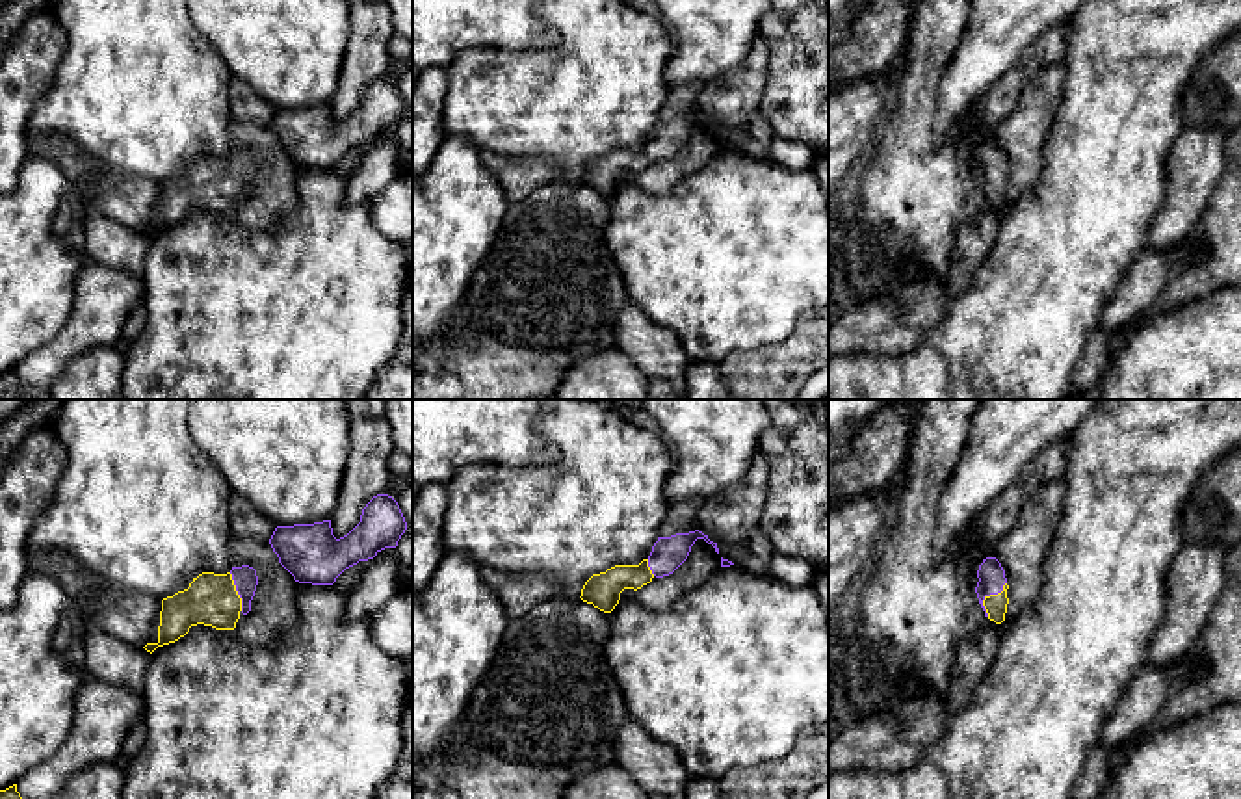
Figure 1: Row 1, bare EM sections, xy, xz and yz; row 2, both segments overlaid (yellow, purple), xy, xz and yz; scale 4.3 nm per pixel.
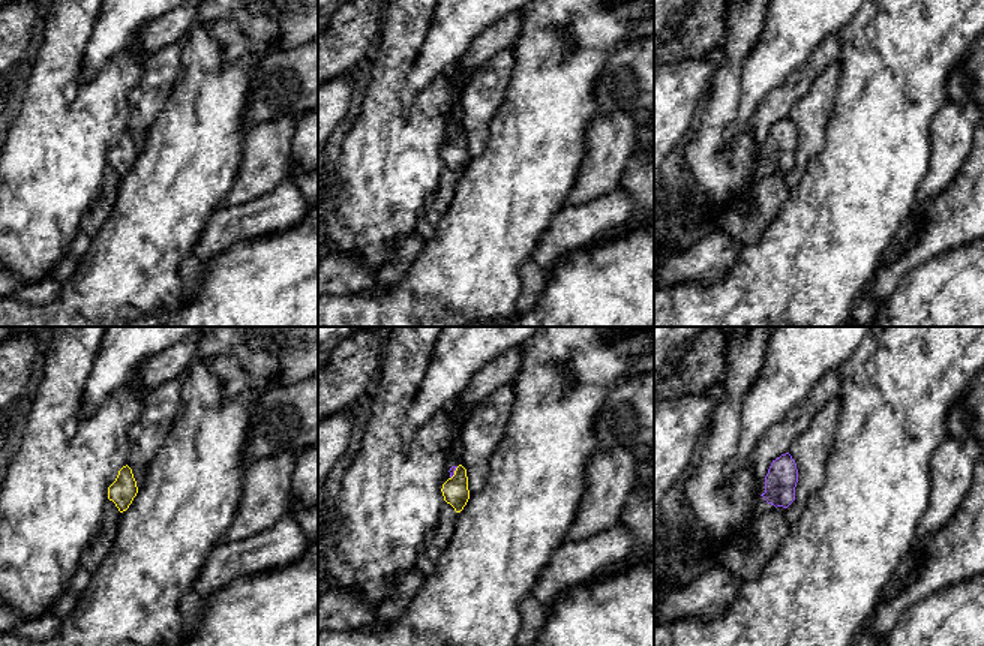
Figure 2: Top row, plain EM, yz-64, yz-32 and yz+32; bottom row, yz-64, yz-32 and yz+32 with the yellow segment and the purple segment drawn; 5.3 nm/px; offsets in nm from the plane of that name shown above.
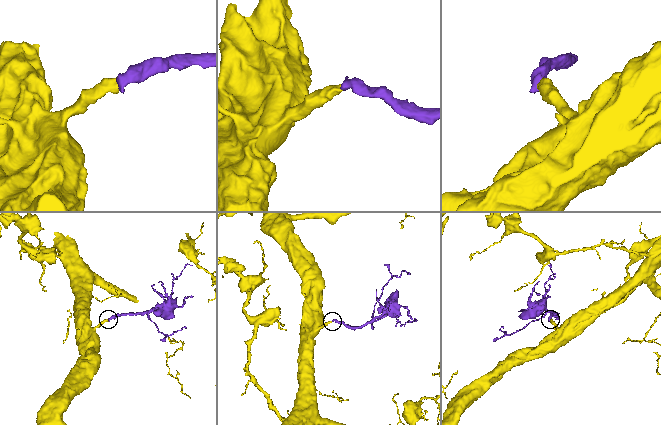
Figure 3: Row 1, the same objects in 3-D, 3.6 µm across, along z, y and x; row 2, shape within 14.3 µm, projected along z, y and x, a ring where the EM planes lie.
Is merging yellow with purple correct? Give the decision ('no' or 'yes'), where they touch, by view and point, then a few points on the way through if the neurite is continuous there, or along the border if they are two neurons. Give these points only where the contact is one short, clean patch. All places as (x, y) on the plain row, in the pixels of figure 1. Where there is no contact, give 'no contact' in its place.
yes | yz (991, 179) | across yz (996, 188), (991, 179), (991, 158)

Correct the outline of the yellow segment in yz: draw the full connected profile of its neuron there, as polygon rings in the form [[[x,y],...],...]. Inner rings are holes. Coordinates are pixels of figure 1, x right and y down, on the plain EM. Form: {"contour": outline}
{"contour": [[[996,141],[983,143],[977,154],[977,162],[979,165],[975,177],[985,195],[985,201],[994,204],[996,208],[1001,208],[1005,204],[1009,188],[1009,169],[1001,147]]]}

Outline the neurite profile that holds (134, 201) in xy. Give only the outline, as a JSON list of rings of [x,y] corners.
[[[28,132],[28,147],[30,154],[56,162],[72,184],[91,182],[91,210],[134,230],[158,227],[160,182],[136,175],[102,175],[95,180],[95,160],[65,136],[37,138]]]

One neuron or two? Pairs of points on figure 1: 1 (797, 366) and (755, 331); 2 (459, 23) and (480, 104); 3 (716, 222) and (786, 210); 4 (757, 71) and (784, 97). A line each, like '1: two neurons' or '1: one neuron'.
1: two neurons
2: two neurons
3: one neuron
4: two neurons

